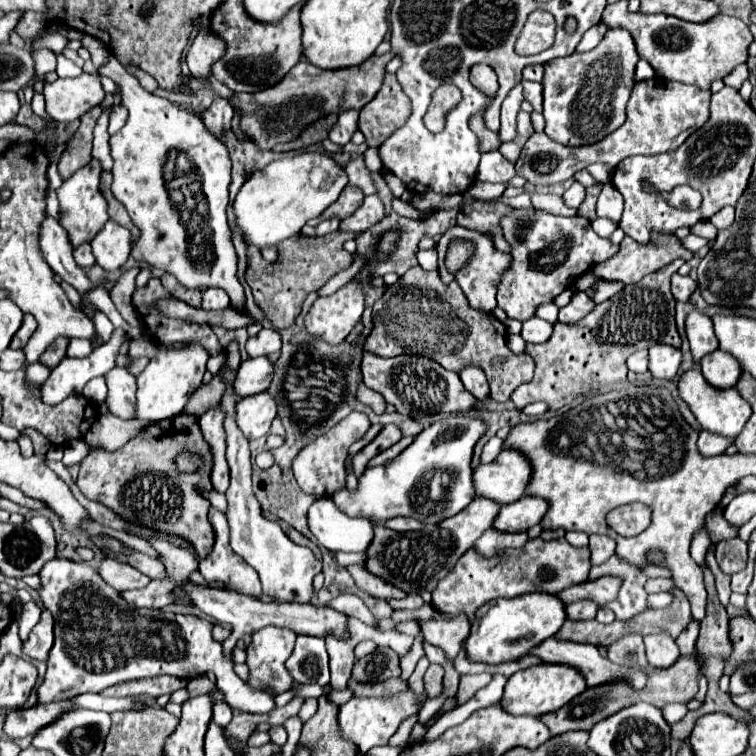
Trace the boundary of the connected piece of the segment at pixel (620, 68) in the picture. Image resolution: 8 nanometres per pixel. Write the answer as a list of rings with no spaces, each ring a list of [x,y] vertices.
[[[608,29],[604,39],[588,53],[572,53],[552,59],[544,71],[544,119],[546,133],[568,147],[592,145],[624,123],[624,107],[634,87],[638,53],[626,29]]]

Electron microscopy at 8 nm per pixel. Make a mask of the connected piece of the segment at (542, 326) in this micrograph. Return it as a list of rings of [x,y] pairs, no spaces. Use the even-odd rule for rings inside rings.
[[[532,317],[522,323],[520,335],[526,343],[544,343],[552,335],[552,325],[540,317]]]

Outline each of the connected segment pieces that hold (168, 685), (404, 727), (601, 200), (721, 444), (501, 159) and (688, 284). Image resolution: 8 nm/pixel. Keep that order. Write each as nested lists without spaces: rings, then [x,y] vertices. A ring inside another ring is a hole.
[[[158,675],[152,679],[138,679],[132,683],[120,683],[116,687],[106,689],[108,695],[140,695],[140,693],[148,693],[152,697],[160,697],[160,695],[170,695],[176,689],[186,687],[186,679],[176,679],[170,675]]]
[[[418,713],[408,717],[400,724],[395,734],[390,738],[388,745],[402,747],[407,744],[411,731],[417,723]]]
[[[606,183],[600,197],[598,197],[598,205],[596,205],[596,213],[598,217],[608,217],[614,223],[620,221],[622,215],[622,195],[616,191],[616,187],[612,183]]]
[[[702,431],[700,437],[698,437],[698,451],[700,455],[704,457],[712,457],[712,455],[720,455],[724,453],[724,449],[734,443],[734,439],[726,439],[726,437],[720,437],[716,433],[710,433],[710,431]]]
[[[490,151],[482,155],[476,177],[490,183],[506,183],[514,177],[514,163],[510,163],[500,151]]]
[[[680,273],[672,275],[672,295],[676,297],[676,301],[688,301],[696,291],[696,287],[698,285],[690,275],[680,275]]]

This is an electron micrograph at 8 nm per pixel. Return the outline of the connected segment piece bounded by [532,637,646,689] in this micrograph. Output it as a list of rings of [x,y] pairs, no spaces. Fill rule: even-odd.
[[[554,637],[546,639],[542,645],[538,645],[532,655],[538,655],[546,663],[562,663],[562,665],[572,665],[576,667],[586,683],[590,687],[602,685],[602,683],[612,683],[612,681],[626,681],[636,689],[642,689],[646,685],[646,675],[624,667],[610,663],[606,657],[598,653],[594,645],[582,645],[582,643],[572,643],[572,641],[556,641]]]

